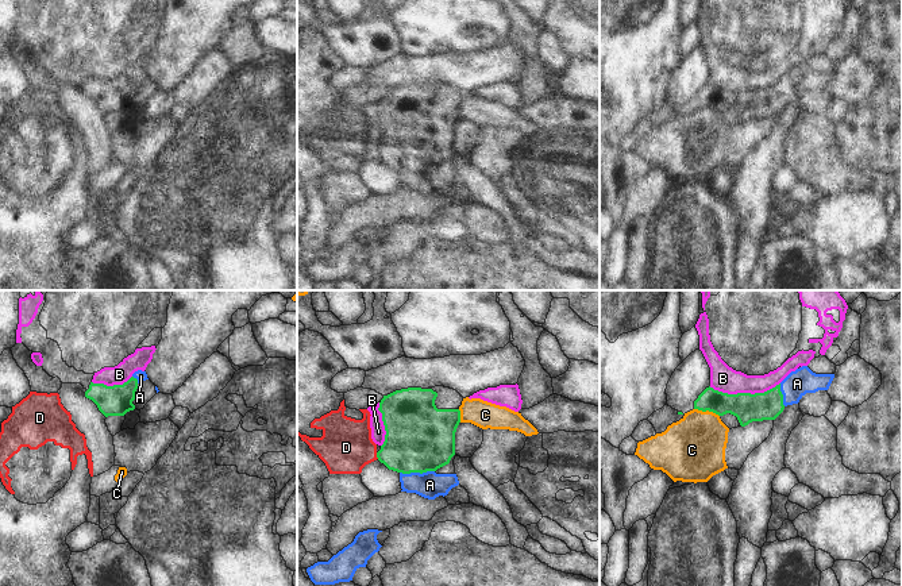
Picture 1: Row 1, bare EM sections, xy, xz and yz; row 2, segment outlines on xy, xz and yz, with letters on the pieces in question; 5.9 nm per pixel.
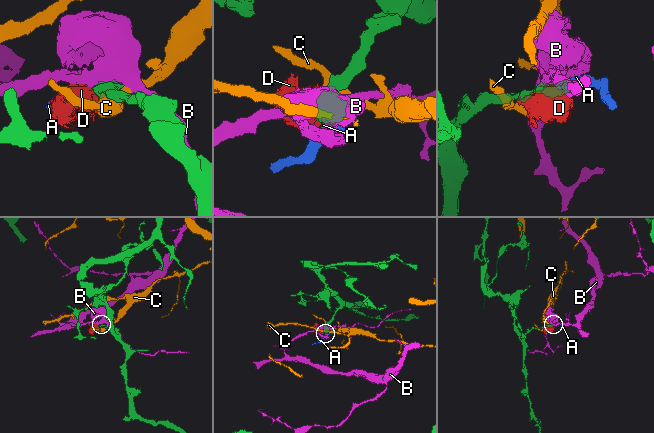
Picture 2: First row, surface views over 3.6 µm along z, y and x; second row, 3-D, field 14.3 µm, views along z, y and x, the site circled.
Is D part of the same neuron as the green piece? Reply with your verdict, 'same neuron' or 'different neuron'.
different neuron

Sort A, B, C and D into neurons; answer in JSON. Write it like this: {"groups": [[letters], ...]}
{"groups": [["A"], ["B"], ["C"], ["D"]]}

